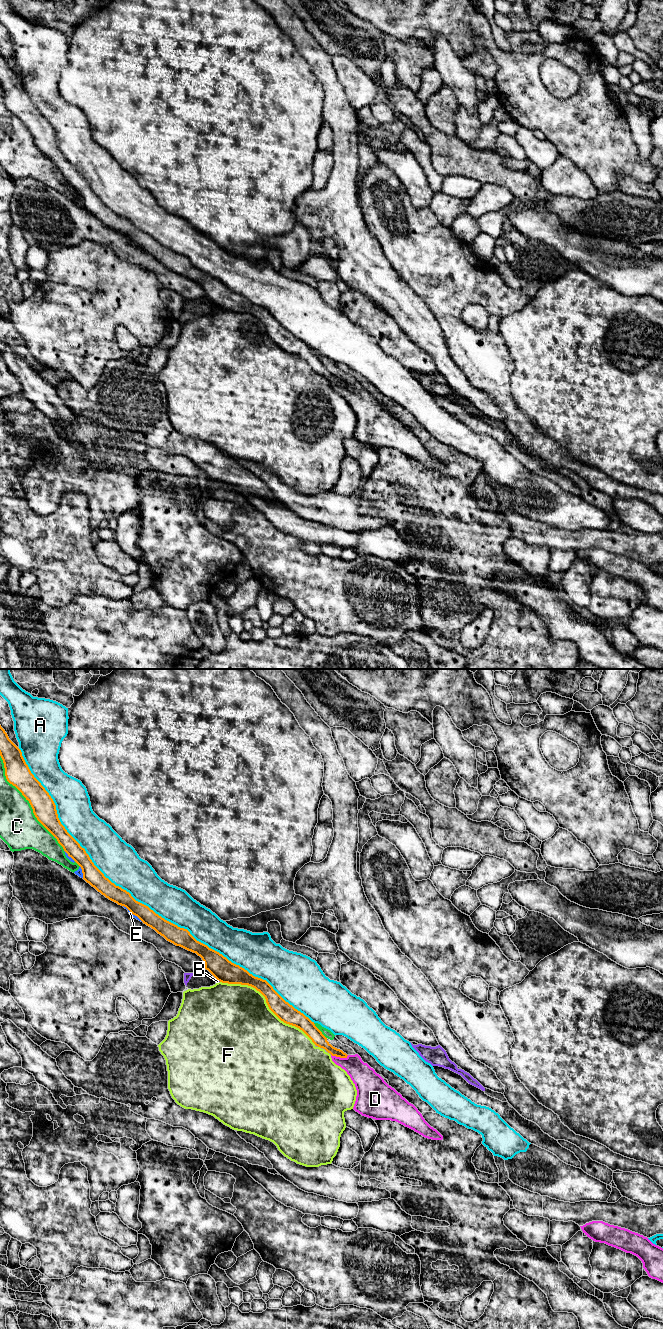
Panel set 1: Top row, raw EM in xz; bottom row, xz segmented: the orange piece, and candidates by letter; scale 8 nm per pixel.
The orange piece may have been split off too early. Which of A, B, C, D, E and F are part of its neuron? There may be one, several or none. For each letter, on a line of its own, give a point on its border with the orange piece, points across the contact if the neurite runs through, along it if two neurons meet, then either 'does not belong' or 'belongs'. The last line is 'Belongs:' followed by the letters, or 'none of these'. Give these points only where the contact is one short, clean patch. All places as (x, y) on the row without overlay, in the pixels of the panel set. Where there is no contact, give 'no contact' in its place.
A: xz (145, 233) | does not belong
B: xz (218, 308) | does not belong
C: xz (29, 130) | does not belong
D: xz (340, 385) | along xz (331, 382), (337, 385), (346, 385), (348, 383) | does not belong
E: xz (133, 242) | does not belong
F: xz (267, 332) | does not belong
Belongs: none of these

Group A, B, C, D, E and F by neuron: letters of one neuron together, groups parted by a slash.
A / B / C D / E / F

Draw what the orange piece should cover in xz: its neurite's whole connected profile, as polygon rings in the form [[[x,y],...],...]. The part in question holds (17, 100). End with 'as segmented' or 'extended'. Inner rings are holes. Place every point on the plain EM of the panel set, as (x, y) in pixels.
[[[0,53],[0,84],[4,91],[7,109],[15,114],[29,129],[37,148],[57,167],[64,179],[82,197],[83,207],[98,220],[118,233],[126,235],[144,252],[154,257],[167,269],[196,281],[218,309],[228,312],[248,313],[259,319],[266,327],[269,337],[284,351],[302,358],[312,370],[332,384],[347,386],[342,378],[333,375],[308,345],[286,330],[266,309],[229,289],[219,280],[197,269],[187,257],[165,248],[148,234],[136,229],[129,220],[116,214],[94,193],[85,177],[61,152],[56,133],[31,101],[21,78],[9,67]]]; as segmented

